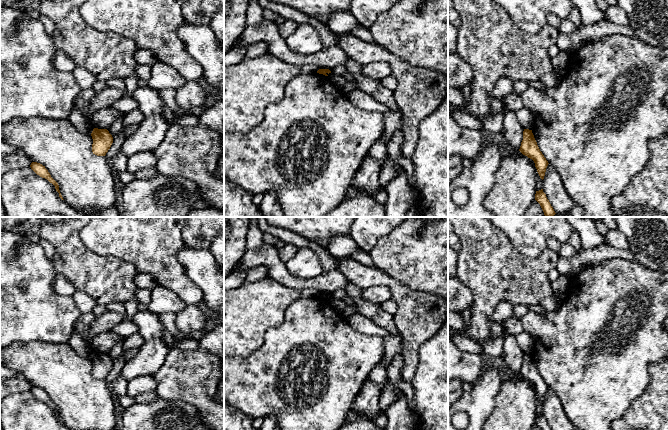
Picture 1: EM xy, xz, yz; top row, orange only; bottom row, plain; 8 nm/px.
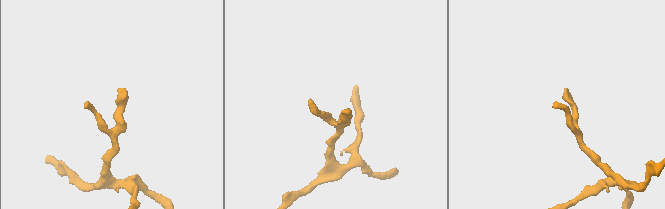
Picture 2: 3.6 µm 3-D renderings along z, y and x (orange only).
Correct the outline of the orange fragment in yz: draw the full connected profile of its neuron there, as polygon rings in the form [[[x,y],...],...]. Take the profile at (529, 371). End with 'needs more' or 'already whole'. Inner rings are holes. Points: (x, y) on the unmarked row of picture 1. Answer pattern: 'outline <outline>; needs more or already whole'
outline [[[524,353],[523,355],[523,364],[521,366],[521,370],[519,375],[532,383],[535,387],[535,391],[540,402],[543,404],[546,396],[546,392],[548,390],[548,385],[540,375],[537,366],[534,362],[532,354]]]; already whole

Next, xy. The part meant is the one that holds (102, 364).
outline [[[94,352],[91,357],[92,376],[97,380],[105,380],[113,367],[113,361],[107,353]]]; already whole

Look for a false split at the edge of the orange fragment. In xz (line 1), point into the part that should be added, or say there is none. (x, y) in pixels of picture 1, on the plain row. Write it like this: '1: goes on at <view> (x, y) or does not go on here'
1: does not go on here

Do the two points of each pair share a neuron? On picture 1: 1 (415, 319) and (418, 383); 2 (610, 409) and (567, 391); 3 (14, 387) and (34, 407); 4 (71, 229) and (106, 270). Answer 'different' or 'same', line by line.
1: different
2: same
3: different
4: same

